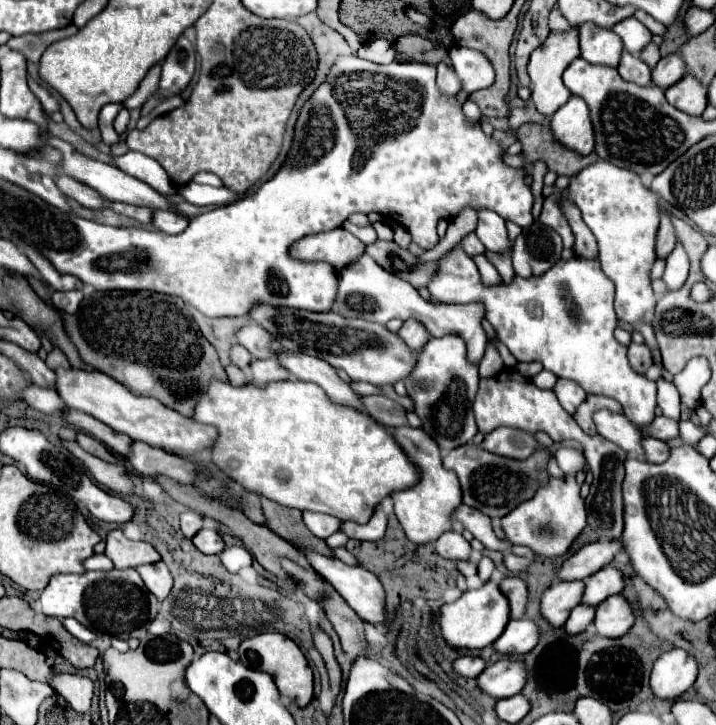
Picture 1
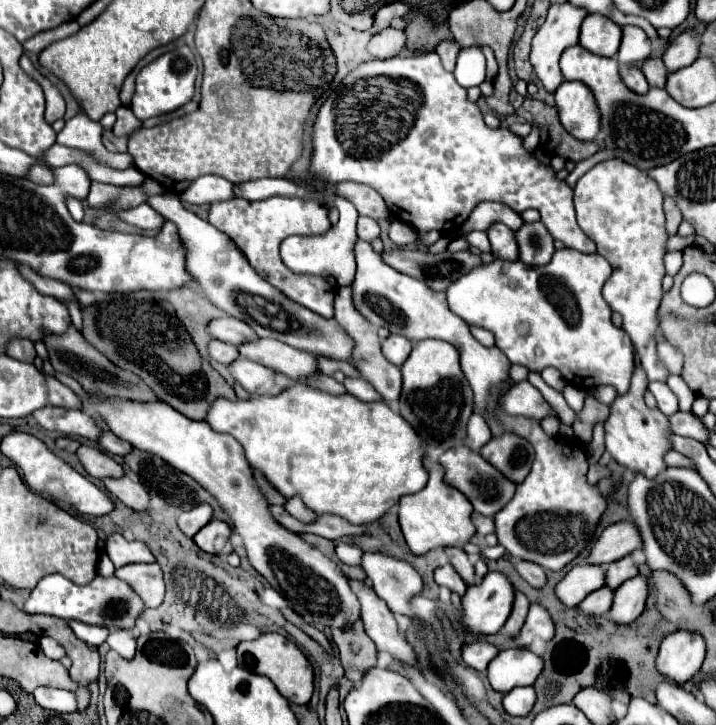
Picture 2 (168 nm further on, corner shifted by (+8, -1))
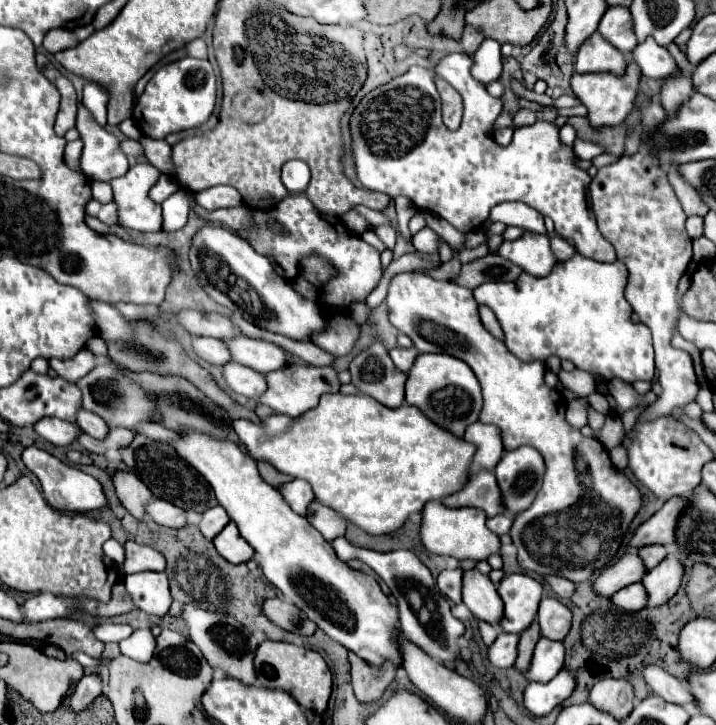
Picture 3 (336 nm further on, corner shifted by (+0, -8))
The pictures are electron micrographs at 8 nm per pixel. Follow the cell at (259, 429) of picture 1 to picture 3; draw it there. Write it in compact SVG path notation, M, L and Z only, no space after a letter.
M363 393L323 395L319 405L303 417L293 419L273 413L261 419L261 423L237 419L233 421L233 429L255 461L267 461L279 473L291 475L293 479L305 479L319 503L341 513L349 523L371 535L393 533L411 513L419 513L427 501L441 501L443 497L459 491L467 479L471 457L475 453L473 445L437 427L423 417L419 409L411 405L389 409Z

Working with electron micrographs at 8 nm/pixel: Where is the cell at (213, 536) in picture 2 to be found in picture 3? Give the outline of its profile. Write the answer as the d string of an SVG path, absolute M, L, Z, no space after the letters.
M229 523L215 539L213 539L213 545L217 549L217 553L231 561L231 563L245 563L251 559L253 555L253 549L247 541L243 541L243 537L239 535L237 531L237 525L235 523Z

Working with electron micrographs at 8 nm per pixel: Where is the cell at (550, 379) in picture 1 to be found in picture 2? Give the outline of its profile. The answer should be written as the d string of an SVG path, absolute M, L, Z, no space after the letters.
M545 368L545 370L541 372L541 376L543 376L543 380L545 380L551 388L555 388L555 390L563 390L565 380L563 380L563 376L561 376L559 370L555 370L555 368Z

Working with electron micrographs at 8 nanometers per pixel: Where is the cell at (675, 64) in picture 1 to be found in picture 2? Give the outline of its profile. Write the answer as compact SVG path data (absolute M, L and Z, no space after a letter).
M695 30L681 32L663 54L663 62L669 72L675 72L687 64L693 64L699 58L699 34Z

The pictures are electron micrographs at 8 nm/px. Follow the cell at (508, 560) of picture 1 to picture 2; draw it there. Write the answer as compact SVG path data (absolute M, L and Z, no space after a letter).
M517 562L515 568L533 588L543 588L547 584L547 574L539 564L535 564L535 562Z

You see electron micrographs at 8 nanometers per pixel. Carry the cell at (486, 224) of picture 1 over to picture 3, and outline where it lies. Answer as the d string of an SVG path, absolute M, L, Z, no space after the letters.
M525 231L515 241L503 241L499 247L499 255L537 277L547 275L557 263L555 257L551 257L553 253L549 249L549 237L529 231Z

